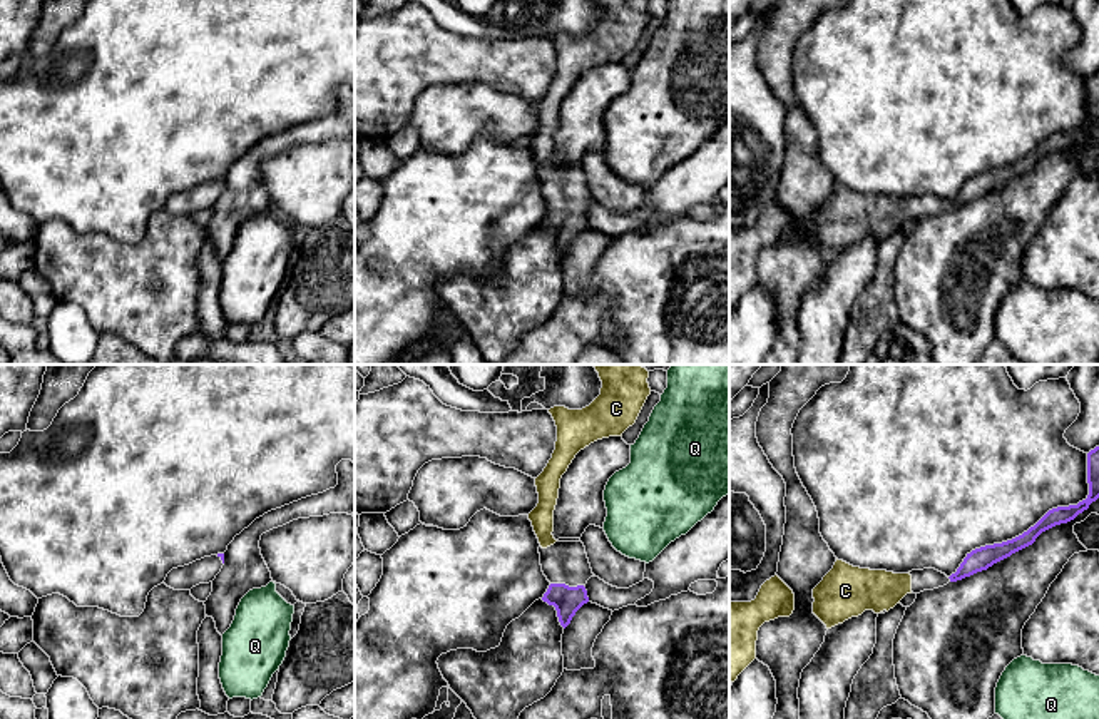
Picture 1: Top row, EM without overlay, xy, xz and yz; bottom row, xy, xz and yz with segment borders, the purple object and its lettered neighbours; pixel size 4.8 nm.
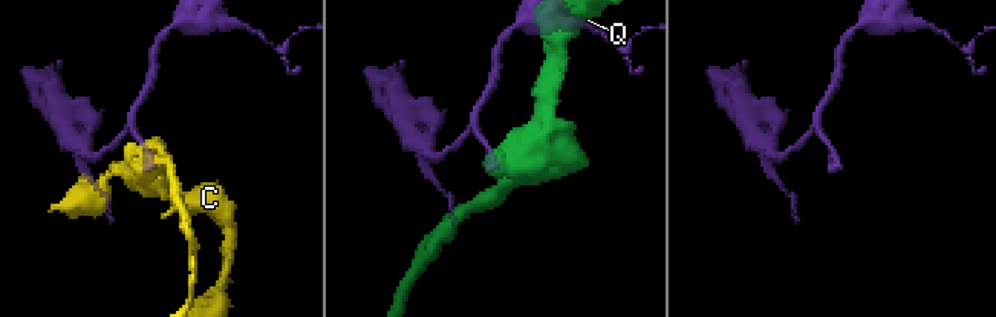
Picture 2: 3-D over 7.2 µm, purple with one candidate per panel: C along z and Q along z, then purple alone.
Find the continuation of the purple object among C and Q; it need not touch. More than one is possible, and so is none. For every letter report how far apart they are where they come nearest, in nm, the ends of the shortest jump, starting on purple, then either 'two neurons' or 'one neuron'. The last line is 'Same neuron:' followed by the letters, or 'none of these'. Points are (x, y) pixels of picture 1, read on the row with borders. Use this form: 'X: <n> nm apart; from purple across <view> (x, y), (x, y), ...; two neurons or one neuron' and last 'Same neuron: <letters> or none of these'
C: 180 nm apart; from purple across xz (551, 584), (546, 547); one neuron
Q: 240 nm apart; from purple across xz (582, 586), (618, 550); two neurons
Same neuron: C

